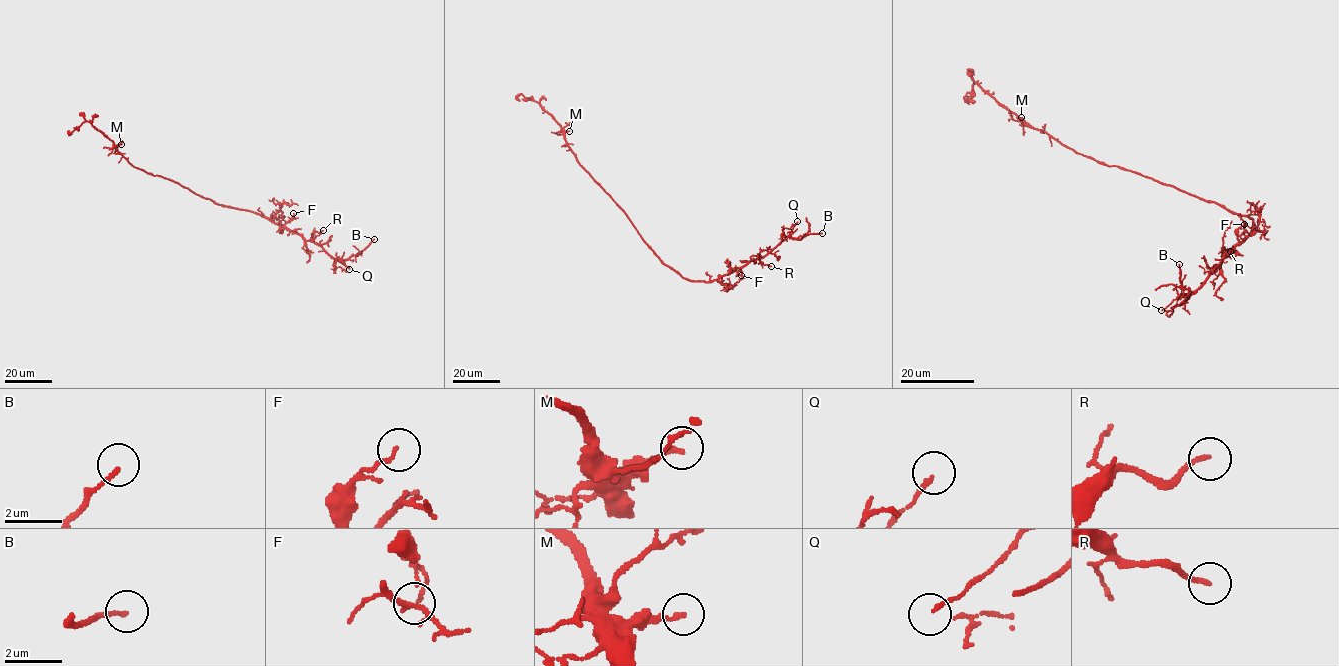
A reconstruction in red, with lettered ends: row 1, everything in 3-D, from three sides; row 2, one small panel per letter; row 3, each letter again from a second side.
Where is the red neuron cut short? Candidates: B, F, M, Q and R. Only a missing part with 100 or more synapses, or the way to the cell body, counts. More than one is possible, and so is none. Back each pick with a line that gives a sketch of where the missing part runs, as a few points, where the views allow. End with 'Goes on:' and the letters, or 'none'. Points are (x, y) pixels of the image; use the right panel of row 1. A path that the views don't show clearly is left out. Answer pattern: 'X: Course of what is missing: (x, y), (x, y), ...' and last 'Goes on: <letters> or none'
Goes on: none

